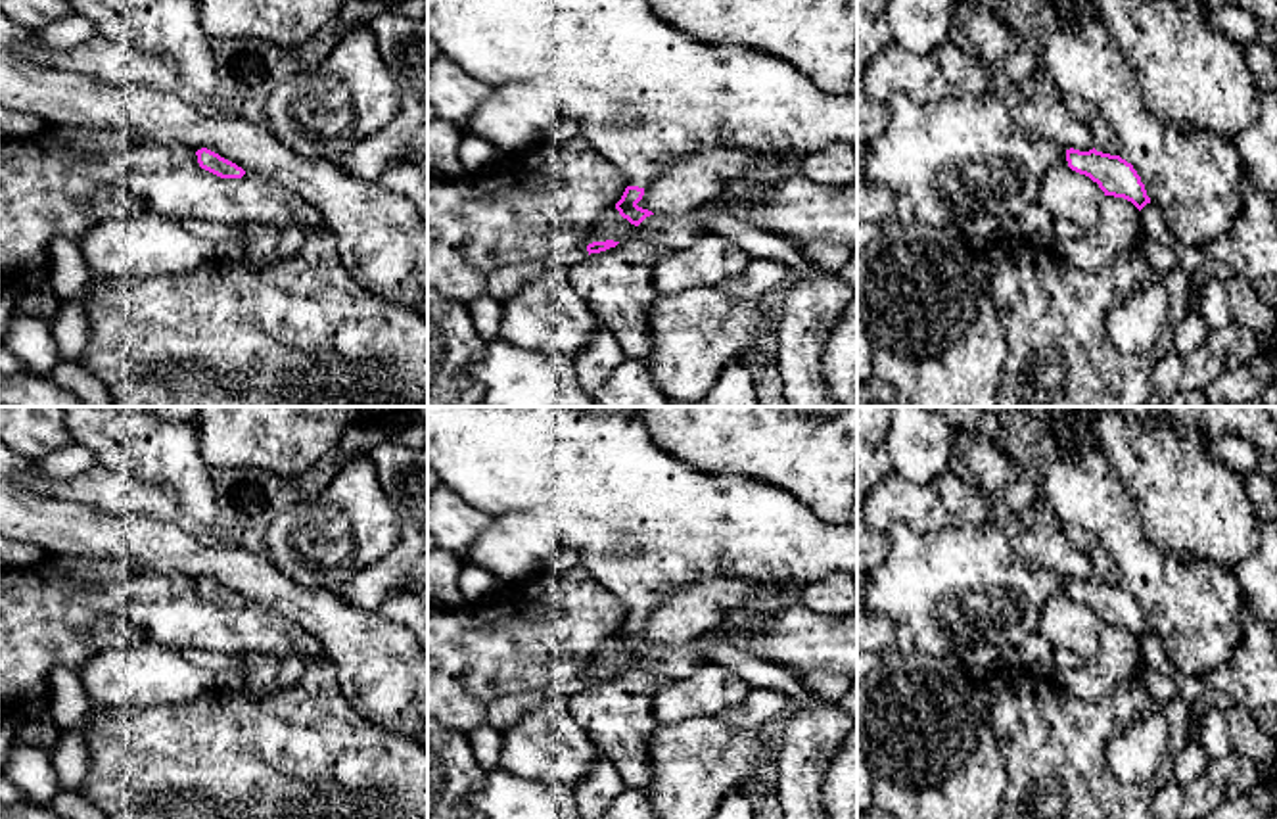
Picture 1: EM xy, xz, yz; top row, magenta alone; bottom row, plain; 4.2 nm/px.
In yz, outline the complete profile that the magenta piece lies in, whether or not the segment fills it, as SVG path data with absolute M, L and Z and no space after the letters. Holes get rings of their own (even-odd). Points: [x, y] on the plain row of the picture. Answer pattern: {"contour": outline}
{"contour": "M1066 579L1068 597L1080 604L1089 606L1104 625L1124 627L1131 631L1139 641L1150 633L1141 606L1131 593L1120 585L1097 581Z"}

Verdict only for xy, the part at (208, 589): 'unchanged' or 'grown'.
unchanged

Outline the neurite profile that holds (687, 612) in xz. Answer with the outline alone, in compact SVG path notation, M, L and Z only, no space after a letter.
M717 577L675 587L660 597L637 635L677 648L708 631L721 631L727 612L757 606L767 595L763 587L748 579Z

